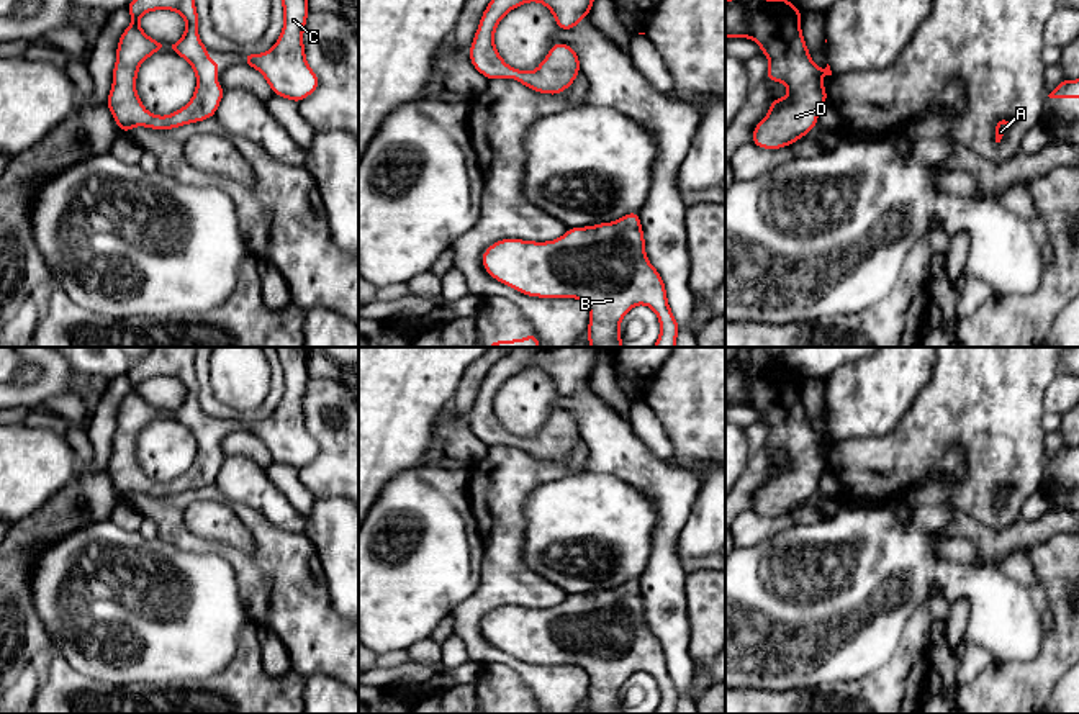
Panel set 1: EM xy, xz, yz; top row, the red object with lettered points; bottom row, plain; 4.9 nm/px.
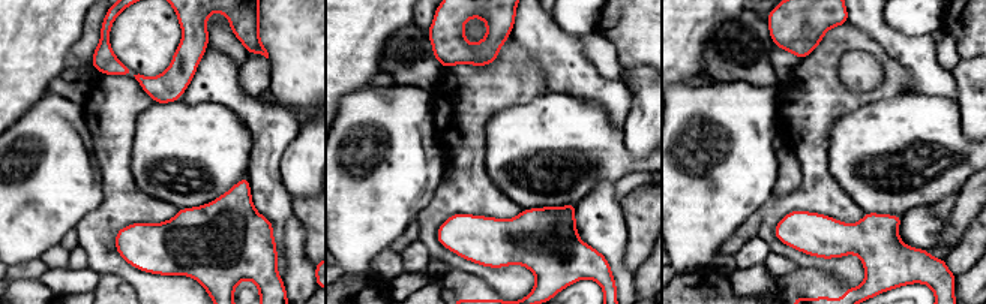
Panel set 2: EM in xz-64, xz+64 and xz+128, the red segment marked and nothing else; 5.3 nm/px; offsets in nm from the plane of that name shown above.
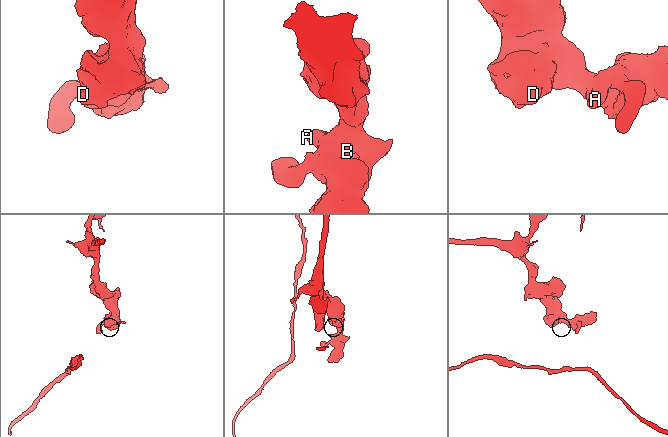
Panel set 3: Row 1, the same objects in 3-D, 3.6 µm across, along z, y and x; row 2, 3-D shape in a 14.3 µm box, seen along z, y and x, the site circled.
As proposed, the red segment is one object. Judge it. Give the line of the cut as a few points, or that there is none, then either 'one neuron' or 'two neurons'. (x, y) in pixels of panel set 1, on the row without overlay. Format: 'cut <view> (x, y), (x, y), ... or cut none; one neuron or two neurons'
cut none; one neuron

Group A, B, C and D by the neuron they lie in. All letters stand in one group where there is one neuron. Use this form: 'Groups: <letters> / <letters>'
Groups: A B C D

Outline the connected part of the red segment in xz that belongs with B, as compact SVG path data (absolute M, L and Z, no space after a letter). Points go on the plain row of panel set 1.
M637 578L612 590L568 594L553 608L501 606L483 619L481 629L490 644L522 662L583 668L589 675L586 706L591 714L624 714L619 691L635 671L648 673L658 683L660 703L652 714L676 714L678 688L670 676L663 645L647 626Z

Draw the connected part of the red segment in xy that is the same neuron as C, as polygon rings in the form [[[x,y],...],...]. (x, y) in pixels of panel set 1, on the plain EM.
[[[275,347],[283,373],[283,396],[277,409],[262,421],[244,421],[244,431],[257,436],[267,447],[273,462],[300,470],[319,452],[318,442],[309,434],[305,423],[303,400],[309,380],[305,347]]]

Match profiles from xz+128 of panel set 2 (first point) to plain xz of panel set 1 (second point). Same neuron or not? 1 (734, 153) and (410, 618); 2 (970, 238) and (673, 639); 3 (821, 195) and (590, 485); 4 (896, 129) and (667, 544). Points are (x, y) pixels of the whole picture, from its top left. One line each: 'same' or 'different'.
1: same
2: different
3: different
4: different

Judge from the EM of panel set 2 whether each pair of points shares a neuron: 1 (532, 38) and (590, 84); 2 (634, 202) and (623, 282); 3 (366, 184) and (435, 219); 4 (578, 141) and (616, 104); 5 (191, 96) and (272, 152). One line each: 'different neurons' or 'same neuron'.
1: same neuron
2: different neurons
3: different neurons
4: different neurons
5: same neuron

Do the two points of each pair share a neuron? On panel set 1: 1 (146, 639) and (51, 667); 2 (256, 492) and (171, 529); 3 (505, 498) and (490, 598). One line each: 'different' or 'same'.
1: different
2: different
3: same

